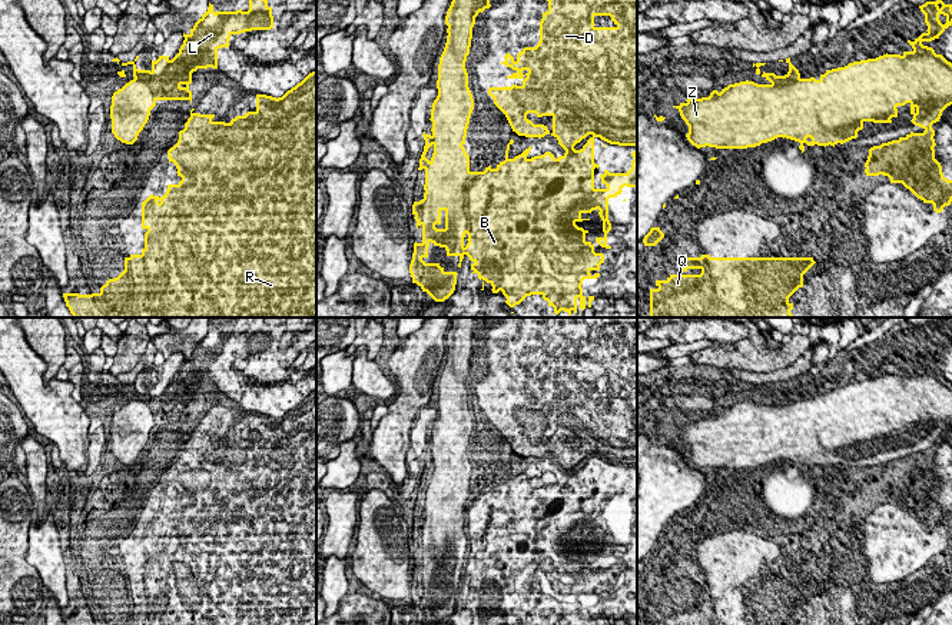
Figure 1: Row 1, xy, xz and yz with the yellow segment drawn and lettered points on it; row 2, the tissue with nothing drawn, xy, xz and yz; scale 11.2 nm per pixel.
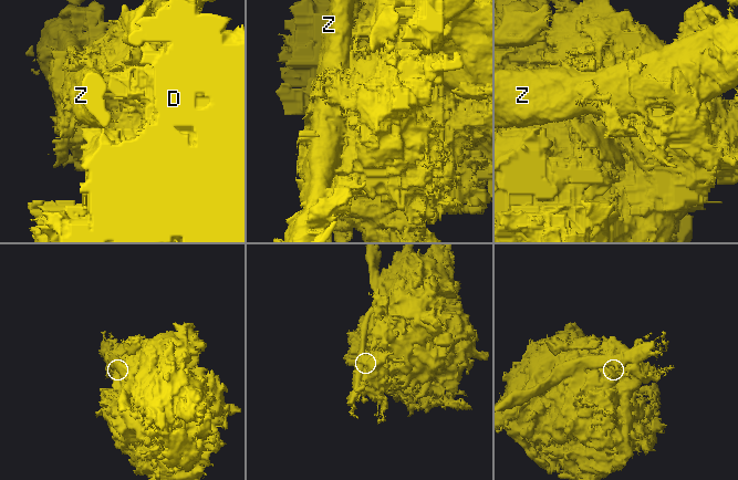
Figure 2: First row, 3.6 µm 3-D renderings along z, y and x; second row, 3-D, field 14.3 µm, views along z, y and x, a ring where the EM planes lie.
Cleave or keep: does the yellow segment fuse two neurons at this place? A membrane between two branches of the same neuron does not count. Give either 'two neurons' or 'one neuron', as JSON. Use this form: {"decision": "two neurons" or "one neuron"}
{"decision": "two neurons"}

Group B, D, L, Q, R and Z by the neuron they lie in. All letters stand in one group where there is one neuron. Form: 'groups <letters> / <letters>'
groups B D L Q R / Z

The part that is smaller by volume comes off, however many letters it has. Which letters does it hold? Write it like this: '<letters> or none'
Z

